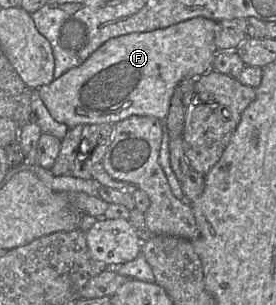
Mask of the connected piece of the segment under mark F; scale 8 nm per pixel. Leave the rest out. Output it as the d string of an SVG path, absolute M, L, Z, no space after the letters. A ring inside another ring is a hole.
M194 17L166 28L113 37L103 43L81 65L69 69L50 84L39 87L39 96L50 115L69 128L80 124L115 124L134 115L151 116L164 121L176 86L185 79L198 78L213 69L217 54L214 43L217 31L218 22Z

